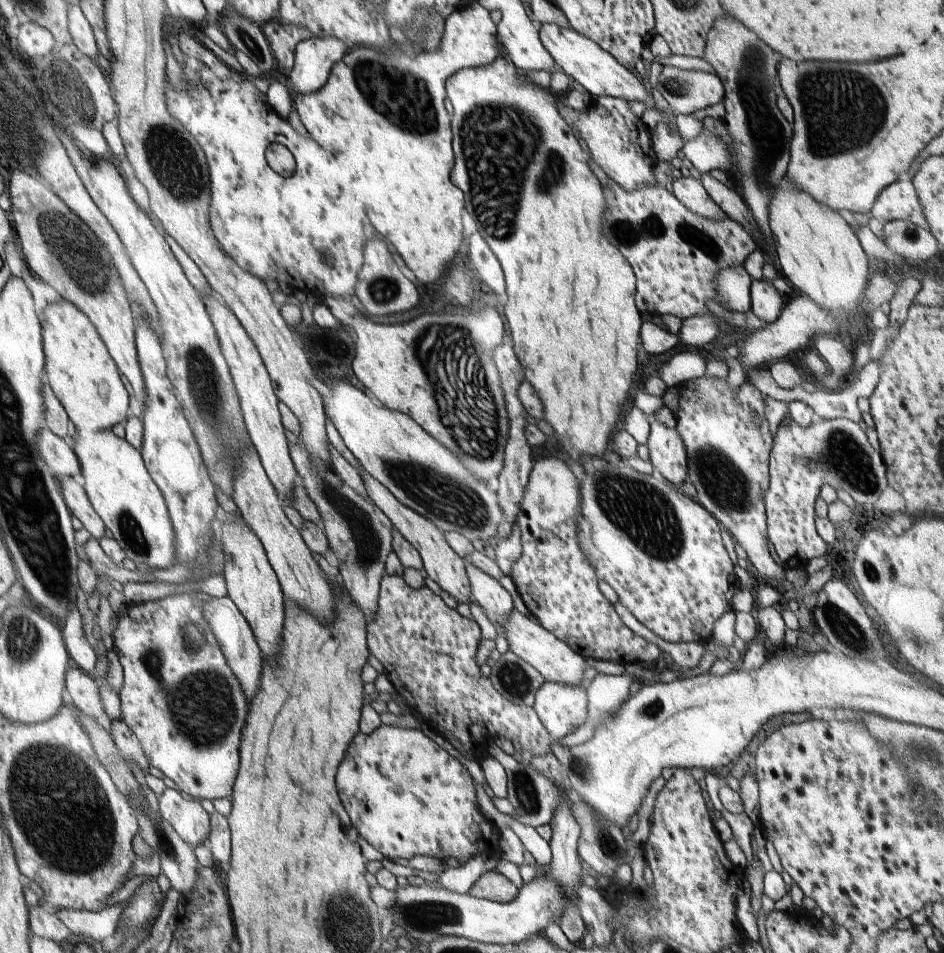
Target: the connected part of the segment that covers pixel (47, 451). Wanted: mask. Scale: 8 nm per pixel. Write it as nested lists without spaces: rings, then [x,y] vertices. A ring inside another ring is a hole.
[[[44,428],[38,434],[36,446],[39,447],[40,456],[44,458],[56,477],[74,477],[81,473],[80,460],[73,448],[52,431]]]

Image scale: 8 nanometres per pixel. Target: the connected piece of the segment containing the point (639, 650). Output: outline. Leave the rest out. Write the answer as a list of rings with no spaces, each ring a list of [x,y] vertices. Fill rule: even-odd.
[[[554,456],[534,462],[530,472],[530,482],[524,490],[524,498],[520,504],[520,512],[514,522],[522,538],[522,554],[512,564],[510,570],[510,577],[516,585],[516,590],[538,623],[548,632],[552,632],[555,638],[568,644],[571,650],[584,659],[594,658],[594,660],[624,665],[655,664],[661,649],[655,643],[646,641],[644,635],[632,632],[622,622],[613,604],[600,591],[595,567],[590,564],[590,560],[580,548],[578,528],[576,528],[576,520],[580,516],[580,502],[582,502],[582,496],[579,482],[571,472],[569,462],[562,462],[560,458],[554,458]]]

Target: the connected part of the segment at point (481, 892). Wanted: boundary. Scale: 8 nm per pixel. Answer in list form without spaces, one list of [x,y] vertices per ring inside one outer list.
[[[488,871],[474,882],[469,894],[475,898],[498,903],[510,903],[518,896],[519,889],[500,872]]]

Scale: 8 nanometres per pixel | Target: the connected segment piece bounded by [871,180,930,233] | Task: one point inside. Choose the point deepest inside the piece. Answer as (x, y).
(899, 200)

